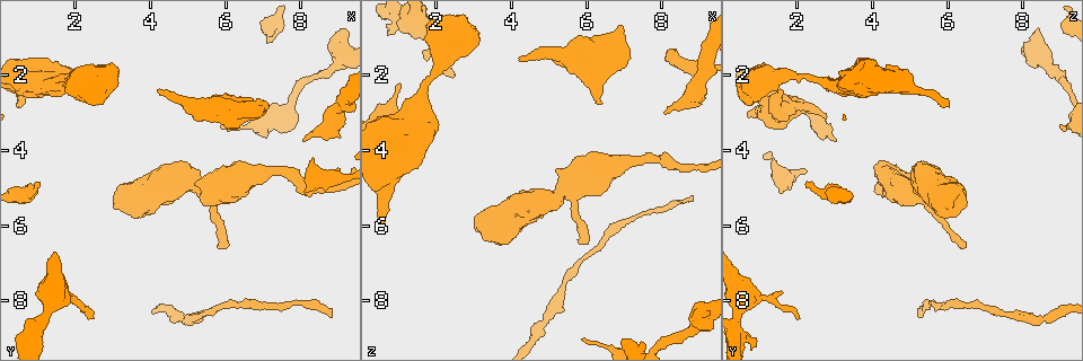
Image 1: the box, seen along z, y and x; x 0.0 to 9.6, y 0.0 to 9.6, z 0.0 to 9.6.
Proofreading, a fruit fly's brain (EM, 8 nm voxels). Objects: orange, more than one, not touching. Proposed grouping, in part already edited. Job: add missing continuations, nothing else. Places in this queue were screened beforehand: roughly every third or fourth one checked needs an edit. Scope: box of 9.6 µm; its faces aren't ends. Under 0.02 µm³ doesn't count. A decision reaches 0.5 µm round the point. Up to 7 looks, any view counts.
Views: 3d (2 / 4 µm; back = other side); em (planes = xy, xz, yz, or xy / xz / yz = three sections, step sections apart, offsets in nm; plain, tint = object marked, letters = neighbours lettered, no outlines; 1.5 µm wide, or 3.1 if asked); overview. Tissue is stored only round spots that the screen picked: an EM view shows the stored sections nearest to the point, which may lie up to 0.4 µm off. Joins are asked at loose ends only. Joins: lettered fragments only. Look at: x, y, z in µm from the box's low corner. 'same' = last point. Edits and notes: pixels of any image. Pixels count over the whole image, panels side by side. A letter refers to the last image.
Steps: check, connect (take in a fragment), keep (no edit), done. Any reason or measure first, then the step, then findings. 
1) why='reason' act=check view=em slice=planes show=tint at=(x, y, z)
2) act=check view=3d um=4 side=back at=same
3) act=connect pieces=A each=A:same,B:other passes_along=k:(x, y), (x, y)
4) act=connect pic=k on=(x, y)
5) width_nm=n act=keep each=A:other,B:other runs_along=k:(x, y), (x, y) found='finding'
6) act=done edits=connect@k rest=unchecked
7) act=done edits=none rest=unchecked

why='thin end' act=check view=em slice=planes show=tint at=(8.85, 8.40, 5.30)

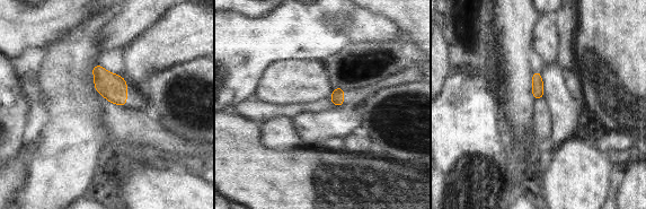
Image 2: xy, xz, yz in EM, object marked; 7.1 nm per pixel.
why='see the neighbours' act=check view=em slice=planes show=letters at=same

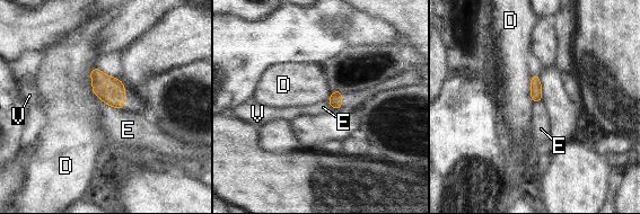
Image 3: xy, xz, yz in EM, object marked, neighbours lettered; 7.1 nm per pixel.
act=keep each=D:other,E:other,V:other border=3:(104, 101), (117, 108), (125, 107) found='none of them fits'

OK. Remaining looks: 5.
why='stops while still wide' act=check view=em slice=xz step=8 show=tint at=(6.90, 3.10, 0.75)

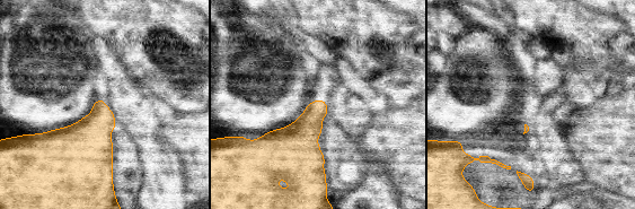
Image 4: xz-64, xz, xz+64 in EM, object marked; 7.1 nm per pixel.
why='another direction' act=check view=em slice=planes show=letters at=same

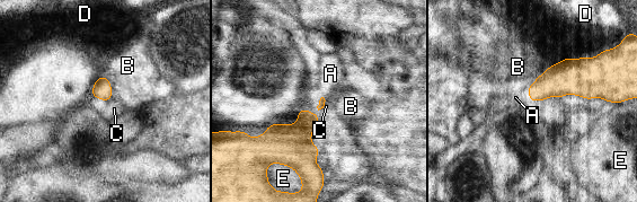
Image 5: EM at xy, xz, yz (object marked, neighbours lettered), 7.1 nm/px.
longest_contact=E:260nm act=connect pieces=A each=A:same,B:other,C:other,D:other,E:other found='it goes on there'

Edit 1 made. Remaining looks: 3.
why='redraw' act=check view=overview

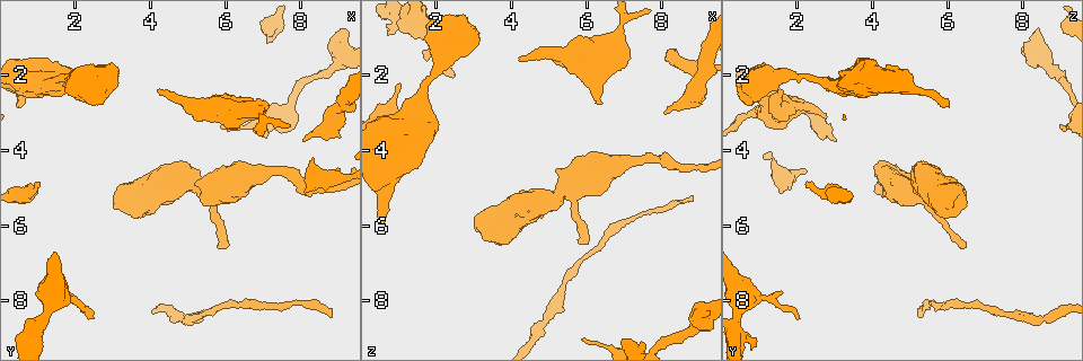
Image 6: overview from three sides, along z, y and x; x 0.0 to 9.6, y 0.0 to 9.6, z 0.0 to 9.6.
why='free end' act=check view=em slice=yz step=4 show=letters at=(8.10, 3.80, 3.00)

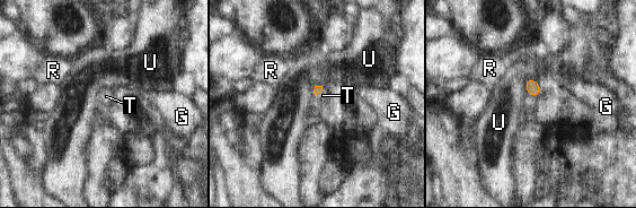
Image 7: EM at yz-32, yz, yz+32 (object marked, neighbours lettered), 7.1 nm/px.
why='another direction' act=check view=em slice=planes show=letters at=same

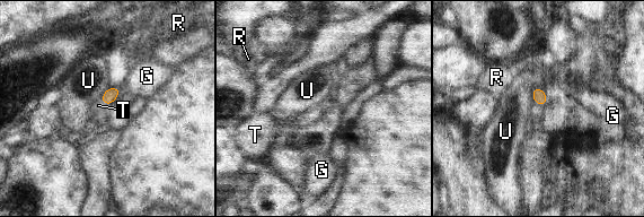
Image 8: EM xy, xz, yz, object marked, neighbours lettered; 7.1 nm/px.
act=connect pieces=T each=G:other,R:other,T:same,U:other passes_along=8:(111, 95), (103, 101), (98, 105) found='the cell continues'

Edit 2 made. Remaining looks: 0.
act=done edits=connect@5,connect@8 rest=unchecked

